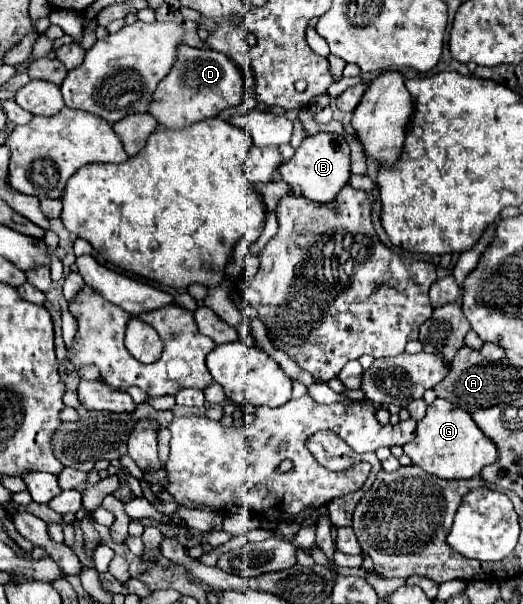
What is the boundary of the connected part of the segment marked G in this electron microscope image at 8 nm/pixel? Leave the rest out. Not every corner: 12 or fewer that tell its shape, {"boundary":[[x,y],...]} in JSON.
{"boundary":[[442,398],[403,450],[445,480],[499,456],[471,414]]}

